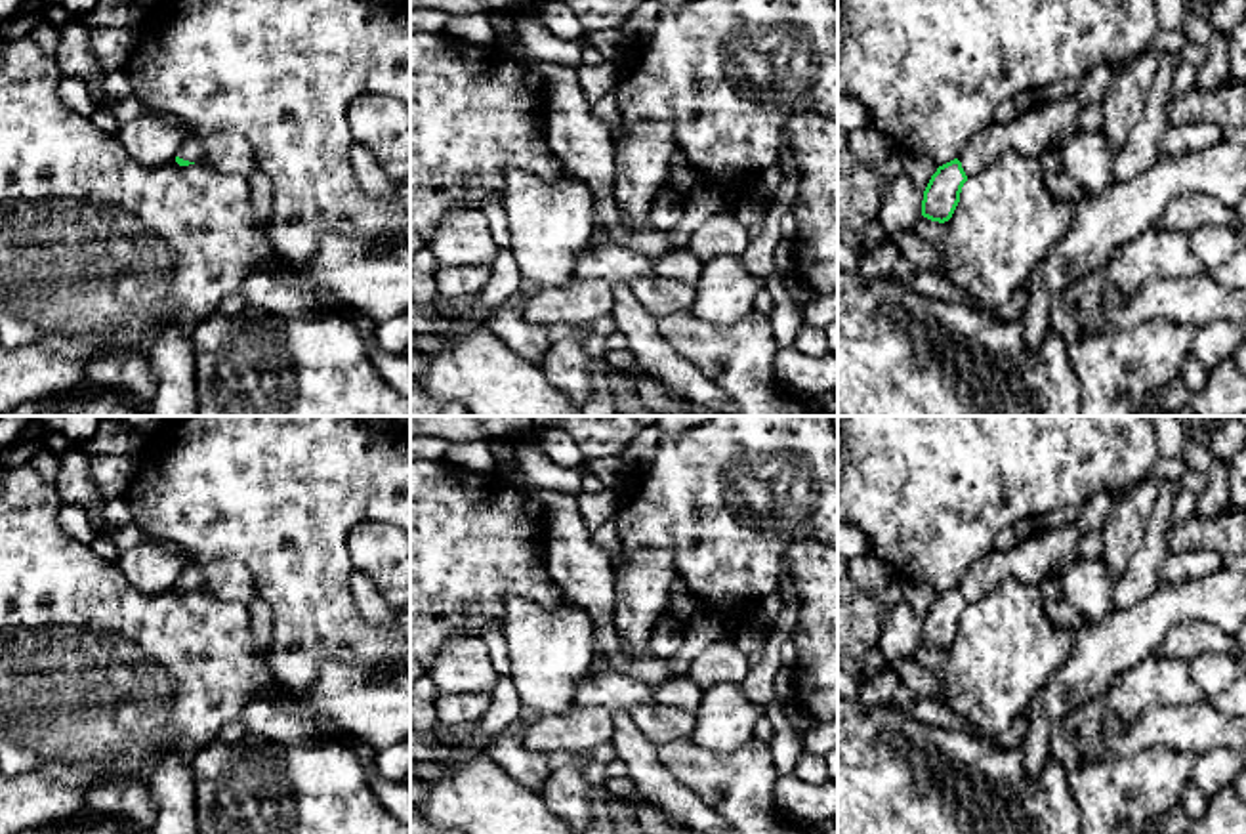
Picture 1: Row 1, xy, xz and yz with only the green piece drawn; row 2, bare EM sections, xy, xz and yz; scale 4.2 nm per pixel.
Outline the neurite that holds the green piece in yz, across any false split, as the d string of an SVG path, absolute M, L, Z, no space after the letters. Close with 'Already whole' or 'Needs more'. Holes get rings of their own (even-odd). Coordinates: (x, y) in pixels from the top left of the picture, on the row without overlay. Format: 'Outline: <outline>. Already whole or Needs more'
Outline: M1076 523L1034 529L1007 552L992 550L981 557L962 582L931 603L922 628L922 643L945 651L952 645L964 611L1007 580L1040 586L1080 561L1082 532Z. Needs more

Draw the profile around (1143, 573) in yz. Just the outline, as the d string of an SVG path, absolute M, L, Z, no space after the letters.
M1162 481L1145 538L1130 559L1128 571L1114 582L1116 609L1128 609L1145 599L1162 582L1162 563L1168 555L1168 527L1175 502L1175 483Z

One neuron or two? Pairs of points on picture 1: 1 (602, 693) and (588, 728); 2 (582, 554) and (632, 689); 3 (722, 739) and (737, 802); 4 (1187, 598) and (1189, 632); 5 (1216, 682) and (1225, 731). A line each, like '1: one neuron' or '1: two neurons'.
1: two neurons
2: two neurons
3: two neurons
4: two neurons
5: two neurons

